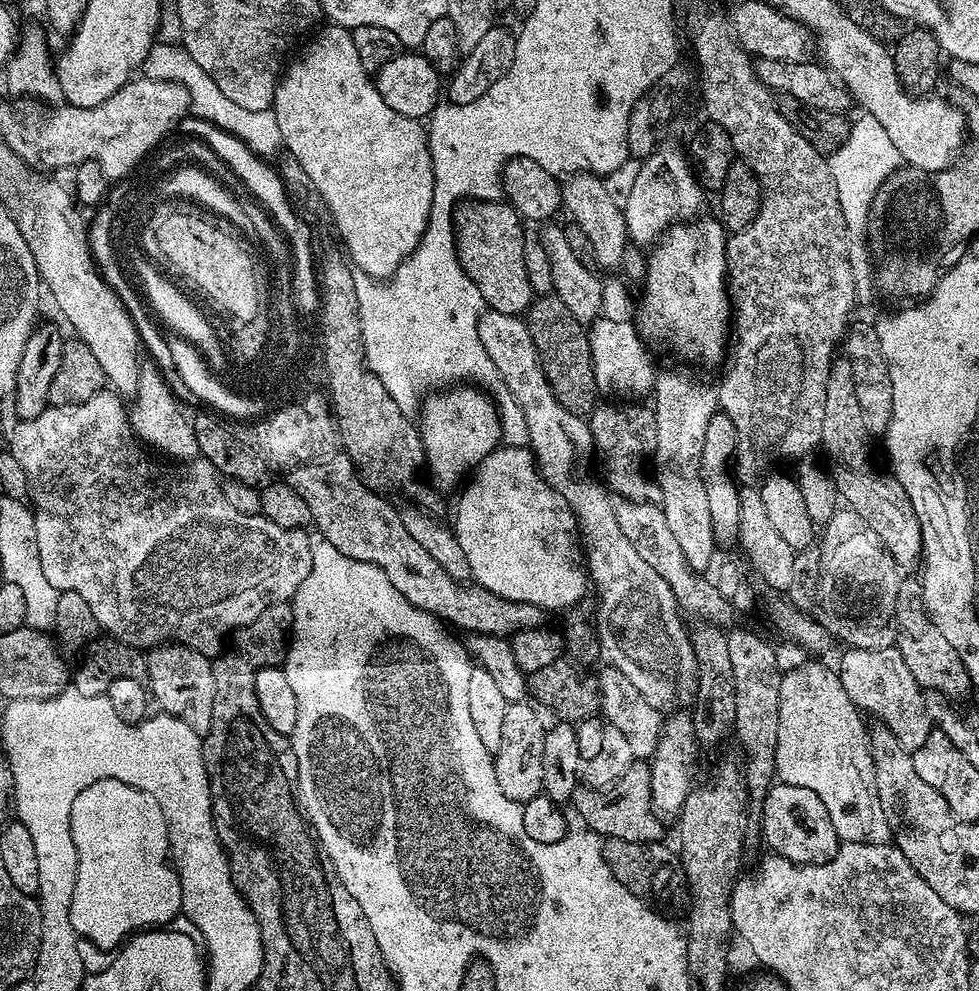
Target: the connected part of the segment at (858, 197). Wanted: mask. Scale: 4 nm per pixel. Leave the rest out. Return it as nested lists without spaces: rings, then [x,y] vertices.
[[[864,114],[861,117],[861,120],[851,121],[844,145],[827,157],[828,169],[838,190],[838,202],[848,223],[848,231],[852,234],[863,233],[867,229],[868,215],[878,190],[902,167],[898,149],[886,135],[886,129],[873,116]]]

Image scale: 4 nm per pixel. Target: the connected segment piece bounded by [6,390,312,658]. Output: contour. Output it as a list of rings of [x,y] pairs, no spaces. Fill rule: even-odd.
[[[105,390],[95,392],[81,404],[67,404],[66,406],[54,404],[42,410],[38,418],[15,421],[16,425],[8,436],[6,448],[18,460],[28,479],[27,495],[30,497],[30,507],[35,513],[38,555],[41,559],[42,571],[50,585],[54,586],[59,593],[67,594],[67,592],[76,591],[80,595],[79,601],[90,606],[90,612],[94,614],[97,625],[103,631],[105,628],[108,631],[105,633],[111,639],[121,640],[123,644],[129,644],[141,650],[151,650],[157,644],[175,642],[198,650],[209,658],[215,658],[221,655],[229,634],[254,622],[254,618],[258,618],[258,614],[262,614],[262,610],[266,610],[271,604],[291,601],[296,595],[298,586],[302,586],[302,582],[310,574],[312,565],[309,533],[298,528],[274,526],[274,522],[267,520],[263,514],[259,516],[238,514],[238,510],[233,510],[230,502],[226,502],[223,495],[218,494],[218,473],[203,458],[187,462],[165,462],[149,454],[145,445],[132,431],[130,412],[123,402],[125,401],[115,391]]]

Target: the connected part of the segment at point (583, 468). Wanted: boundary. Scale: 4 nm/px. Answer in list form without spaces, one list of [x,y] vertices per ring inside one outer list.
[[[485,310],[480,313],[480,321],[478,322],[478,338],[482,342],[482,346],[486,350],[486,354],[490,354],[490,362],[494,362],[494,366],[496,367],[496,374],[497,376],[500,377],[500,382],[501,384],[504,385],[504,387],[508,388],[510,390],[510,394],[512,397],[518,402],[518,406],[522,406],[522,414],[526,414],[526,430],[528,431],[528,444],[530,445],[532,449],[532,455],[535,456],[536,458],[536,466],[537,468],[540,469],[540,476],[543,478],[543,480],[550,485],[555,492],[558,494],[562,494],[562,498],[566,498],[566,502],[570,506],[570,510],[573,512],[573,514],[576,516],[576,522],[579,528],[579,531],[582,533],[582,548],[583,551],[586,553],[586,571],[590,577],[591,583],[594,585],[594,592],[596,588],[596,592],[598,595],[600,595],[600,600],[598,599],[598,603],[596,604],[596,615],[594,617],[594,623],[596,625],[596,636],[598,639],[600,639],[600,651],[602,653],[603,659],[607,661],[611,667],[617,668],[618,670],[622,670],[622,674],[626,674],[626,678],[630,678],[633,680],[635,684],[638,685],[638,687],[642,690],[642,694],[650,701],[652,701],[652,704],[655,708],[659,708],[661,710],[668,710],[671,709],[673,706],[671,704],[676,704],[679,702],[679,700],[684,700],[687,698],[692,698],[695,697],[696,694],[696,689],[698,685],[698,675],[696,673],[696,651],[694,650],[694,646],[692,645],[692,637],[690,635],[689,629],[686,627],[684,628],[684,624],[682,621],[680,621],[680,616],[682,617],[682,609],[679,604],[677,604],[676,599],[674,598],[674,590],[670,590],[670,586],[666,586],[666,578],[661,578],[655,570],[647,564],[646,561],[641,558],[641,556],[638,554],[638,550],[634,550],[634,545],[630,543],[630,538],[626,538],[626,534],[622,534],[622,529],[618,527],[618,518],[614,514],[614,506],[612,505],[612,496],[610,495],[609,489],[605,487],[605,485],[602,483],[601,477],[598,475],[598,477],[595,476],[594,473],[592,473],[592,454],[594,456],[594,453],[597,451],[596,449],[596,444],[594,440],[592,439],[592,432],[591,432],[591,426],[589,424],[589,421],[585,419],[583,416],[575,416],[574,414],[570,414],[570,410],[566,410],[566,406],[562,406],[562,402],[558,402],[558,398],[554,394],[554,390],[550,386],[550,382],[546,378],[546,374],[544,373],[544,368],[540,364],[540,358],[536,354],[536,347],[534,346],[534,338],[530,338],[530,330],[528,329],[527,323],[523,319],[521,319],[520,316],[511,316],[510,314],[498,314],[497,312],[493,312],[491,310]]]

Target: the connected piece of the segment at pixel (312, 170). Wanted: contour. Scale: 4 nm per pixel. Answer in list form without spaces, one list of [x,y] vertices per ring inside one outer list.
[[[328,26],[325,32],[319,32],[317,31],[307,41],[309,44],[305,46],[304,53],[297,58],[296,64],[290,65],[289,68],[287,65],[286,71],[277,83],[276,97],[272,103],[272,108],[278,118],[278,135],[287,155],[293,156],[302,166],[302,170],[306,170],[306,174],[310,174],[310,182],[314,182],[321,201],[326,205],[326,212],[328,208],[333,222],[336,223],[337,230],[340,231],[341,238],[344,239],[345,246],[352,254],[353,261],[351,260],[351,263],[359,271],[366,273],[374,280],[387,280],[388,277],[395,274],[398,266],[418,246],[418,242],[426,230],[430,206],[434,200],[434,170],[430,158],[428,134],[423,127],[418,126],[417,120],[398,114],[398,110],[390,110],[390,106],[386,106],[382,94],[378,94],[378,90],[375,88],[373,77],[367,72],[362,72],[362,58],[358,58],[358,49],[354,47],[354,38],[349,29]]]

